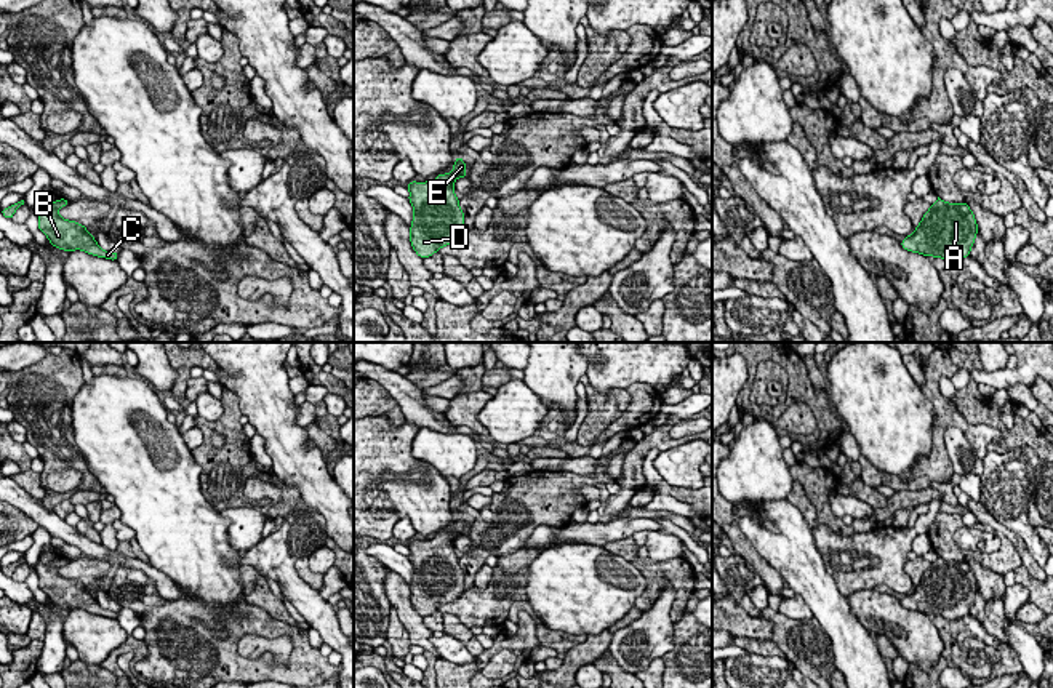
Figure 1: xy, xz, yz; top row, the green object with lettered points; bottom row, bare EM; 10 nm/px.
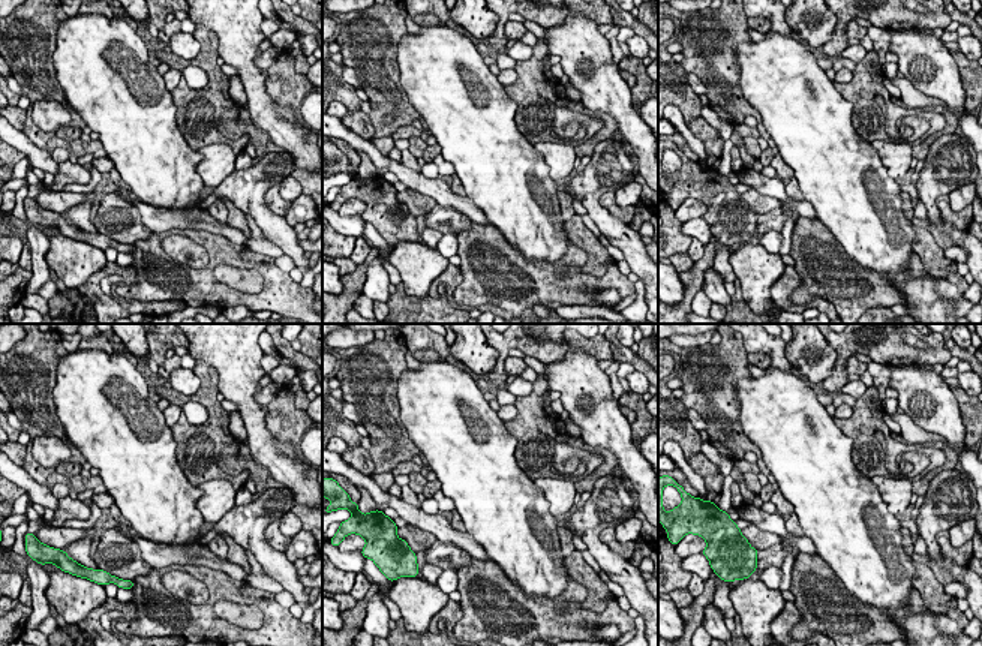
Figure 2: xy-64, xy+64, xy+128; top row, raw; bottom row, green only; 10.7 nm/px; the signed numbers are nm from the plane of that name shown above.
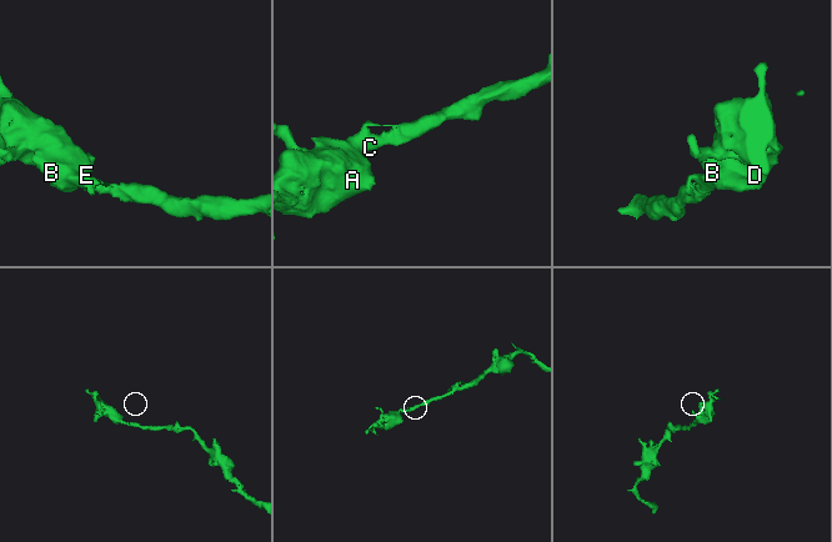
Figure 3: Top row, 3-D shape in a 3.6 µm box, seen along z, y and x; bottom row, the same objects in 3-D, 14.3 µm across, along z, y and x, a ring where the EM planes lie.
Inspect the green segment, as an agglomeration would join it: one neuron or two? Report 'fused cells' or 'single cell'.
single cell

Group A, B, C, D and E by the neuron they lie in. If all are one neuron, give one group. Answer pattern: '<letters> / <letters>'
A B C D E

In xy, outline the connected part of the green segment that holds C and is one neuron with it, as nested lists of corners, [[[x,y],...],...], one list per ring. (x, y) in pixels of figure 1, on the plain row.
[[[61,557],[46,565],[38,560],[35,565],[35,570],[40,574],[38,587],[48,595],[50,602],[67,611],[82,608],[93,614],[117,619],[118,611],[104,610],[85,584],[59,574],[58,568],[66,563],[69,563],[69,560]]]

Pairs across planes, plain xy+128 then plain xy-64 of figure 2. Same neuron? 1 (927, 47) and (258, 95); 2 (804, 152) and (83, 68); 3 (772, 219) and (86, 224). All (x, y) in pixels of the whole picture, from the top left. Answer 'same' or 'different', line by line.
1: same
2: same
3: different

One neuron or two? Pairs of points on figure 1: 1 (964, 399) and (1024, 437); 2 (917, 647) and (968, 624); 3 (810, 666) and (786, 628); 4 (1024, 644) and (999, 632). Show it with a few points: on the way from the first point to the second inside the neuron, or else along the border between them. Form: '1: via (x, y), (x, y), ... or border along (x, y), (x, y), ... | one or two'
1: via (978, 410), (986, 412), (1010, 436) | one
2: border along (932, 621), (941, 639), (943, 655) | two
3: via (810, 656), (794, 637) | one
4: border along (1005, 620), (1005, 634), (1012, 644) | two

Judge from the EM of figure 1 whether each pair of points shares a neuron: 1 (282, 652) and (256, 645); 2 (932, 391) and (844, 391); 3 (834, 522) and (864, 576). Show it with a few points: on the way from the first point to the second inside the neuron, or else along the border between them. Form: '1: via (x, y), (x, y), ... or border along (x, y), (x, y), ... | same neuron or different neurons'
1: via (276, 645), (263, 645) | same neuron
2: border along (919, 388), (932, 404), (930, 428) | different neurons
3: border along (818, 522), (839, 535), (869, 532), (874, 527) | different neurons

